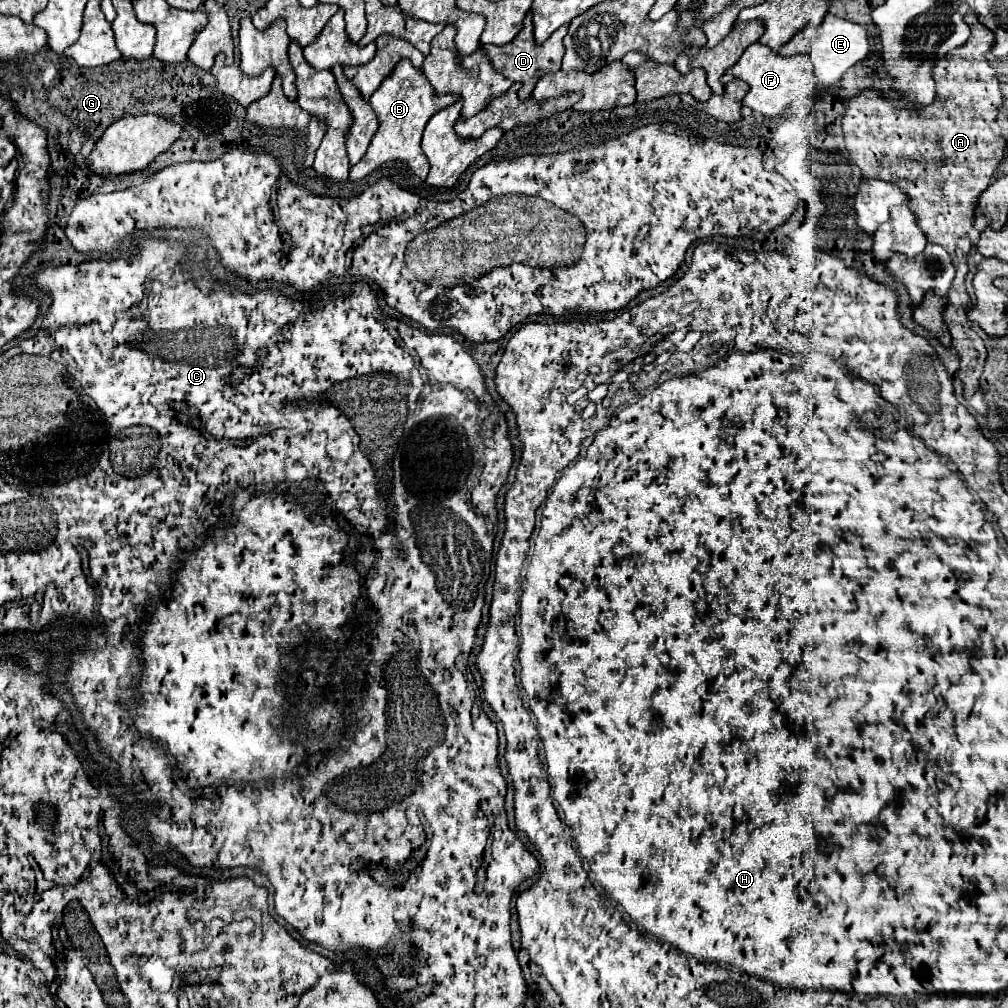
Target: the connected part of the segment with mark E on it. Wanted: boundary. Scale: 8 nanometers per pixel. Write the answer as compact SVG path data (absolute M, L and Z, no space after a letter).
M826 14L824 22L820 26L808 24L804 30L800 30L800 34L796 34L796 38L788 40L788 44L784 44L784 48L780 48L782 56L792 56L796 52L808 54L812 58L814 76L824 84L832 84L832 82L838 82L850 66L854 66L856 62L860 62L868 56L870 44L868 44L864 26L848 22L834 14Z

